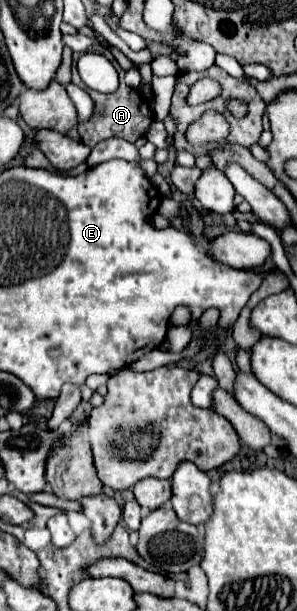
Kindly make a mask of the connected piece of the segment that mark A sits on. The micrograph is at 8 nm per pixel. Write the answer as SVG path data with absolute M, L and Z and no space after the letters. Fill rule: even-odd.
M96 44L96 50L102 52L102 54L112 62L113 66L118 71L120 84L118 90L112 92L112 94L102 94L102 92L96 92L96 90L88 88L88 86L80 80L80 75L78 70L76 70L76 62L78 62L78 58L80 58L81 54L73 53L72 82L74 82L76 86L84 88L84 90L92 96L92 100L94 100L94 104L96 104L96 110L98 110L98 112L96 112L98 116L92 116L92 120L86 120L86 122L78 124L80 140L82 140L84 144L88 144L88 146L96 146L98 142L102 142L102 140L106 140L106 138L112 138L112 136L116 136L116 138L124 138L124 140L128 140L128 142L136 142L138 138L142 138L142 136L148 132L150 122L152 122L152 118L154 118L154 116L152 116L152 110L150 110L148 102L144 100L144 96L142 96L138 90L132 90L130 86L124 84L124 70L119 66L118 62L114 60L114 56L108 48L102 48L102 46ZM140 102L142 102L142 104L140 104Z

